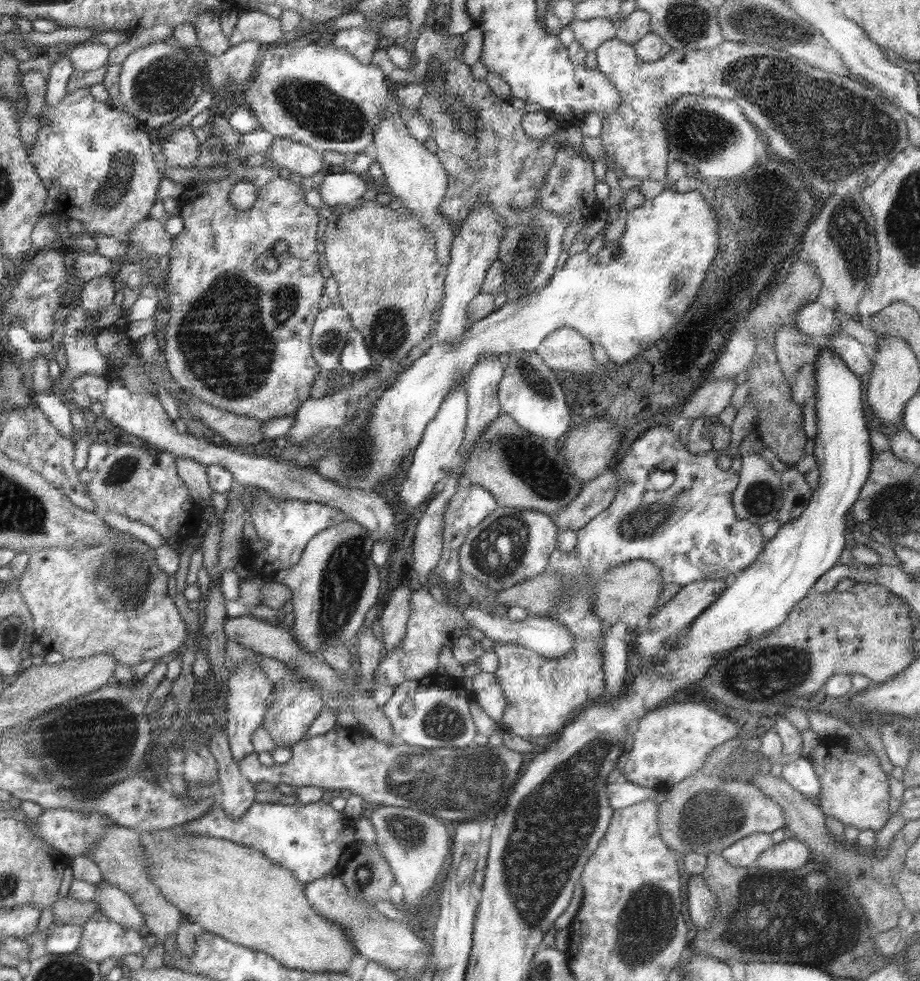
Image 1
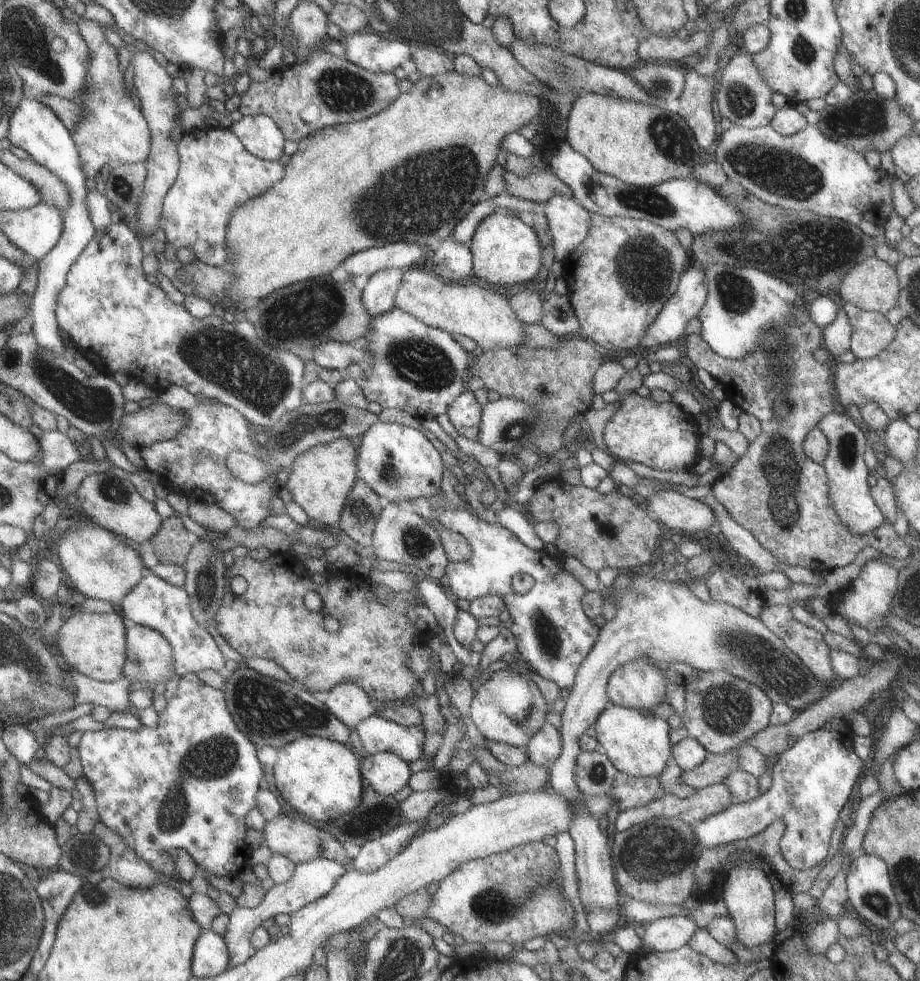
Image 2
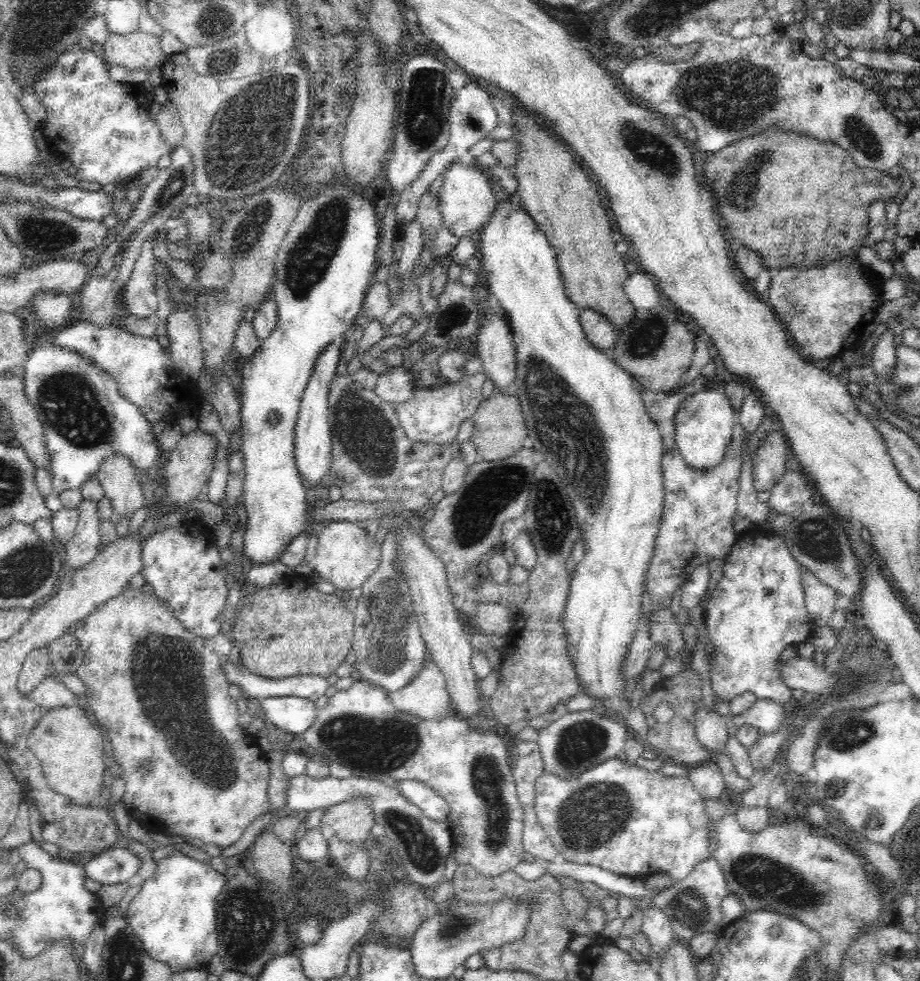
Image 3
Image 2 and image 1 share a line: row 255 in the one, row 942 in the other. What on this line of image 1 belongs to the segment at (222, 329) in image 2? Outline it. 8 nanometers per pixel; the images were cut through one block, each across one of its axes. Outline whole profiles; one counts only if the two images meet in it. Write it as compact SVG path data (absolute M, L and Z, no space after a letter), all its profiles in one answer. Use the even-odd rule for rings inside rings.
M93 914L83 926L77 956L99 964L105 958L119 960L123 954L139 954L143 950L143 936L135 930L127 930L117 922L111 922L105 914Z

